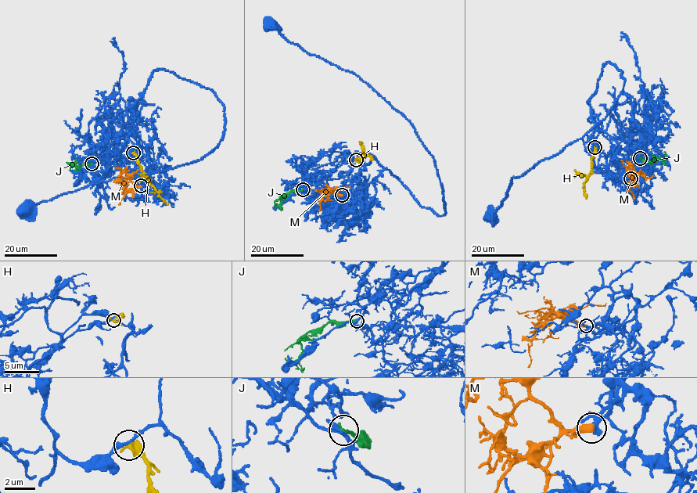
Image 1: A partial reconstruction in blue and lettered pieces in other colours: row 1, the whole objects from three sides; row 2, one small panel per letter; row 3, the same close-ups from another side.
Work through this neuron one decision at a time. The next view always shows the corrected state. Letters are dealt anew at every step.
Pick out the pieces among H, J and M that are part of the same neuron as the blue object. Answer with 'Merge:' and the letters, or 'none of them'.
Merge: M

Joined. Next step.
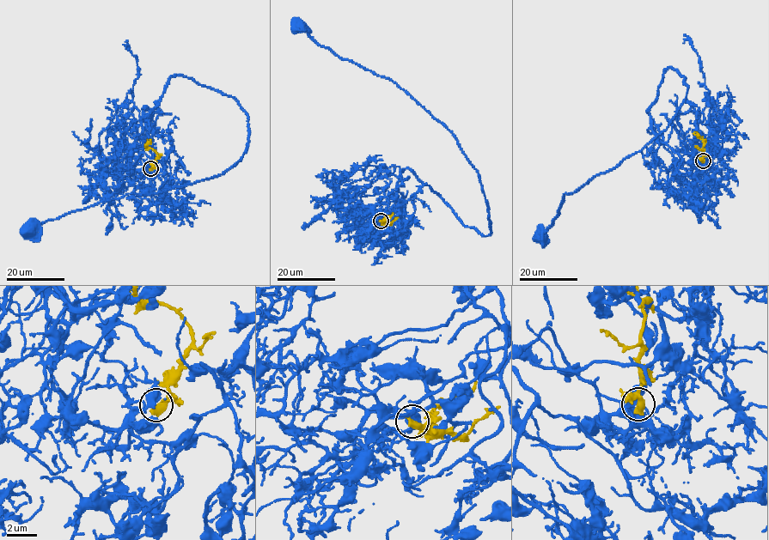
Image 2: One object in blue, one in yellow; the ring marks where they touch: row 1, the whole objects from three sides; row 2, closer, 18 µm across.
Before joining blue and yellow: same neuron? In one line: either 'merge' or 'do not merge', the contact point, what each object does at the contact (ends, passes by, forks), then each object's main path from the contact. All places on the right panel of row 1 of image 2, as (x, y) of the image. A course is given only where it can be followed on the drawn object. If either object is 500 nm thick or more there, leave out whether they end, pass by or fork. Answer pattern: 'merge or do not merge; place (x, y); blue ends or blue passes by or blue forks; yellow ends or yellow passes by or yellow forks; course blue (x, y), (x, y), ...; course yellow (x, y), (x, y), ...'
do not merge; place (703, 160); course blue (702, 160), (652, 130), (647, 112), (669, 68), (687, 87), (665, 130), (564, 194), (539, 235); course yellow (702, 160), (704, 141), (695, 134), (696, 131)

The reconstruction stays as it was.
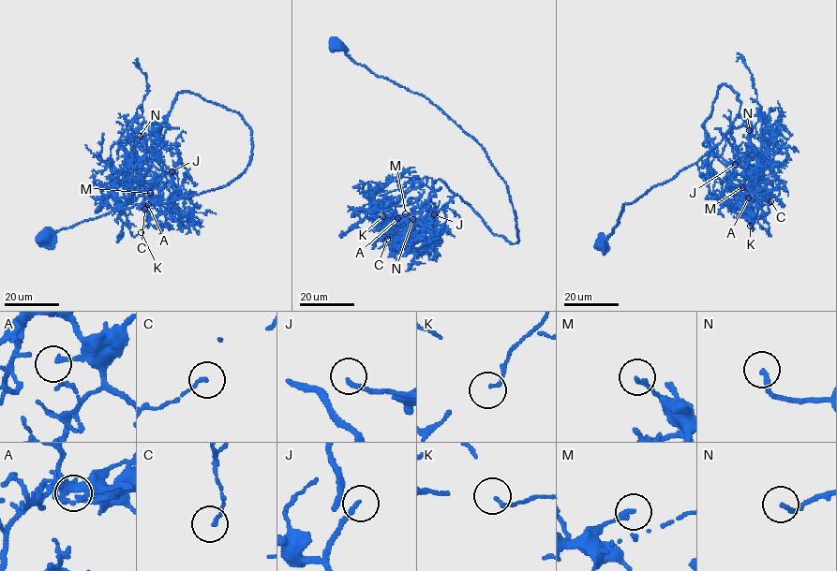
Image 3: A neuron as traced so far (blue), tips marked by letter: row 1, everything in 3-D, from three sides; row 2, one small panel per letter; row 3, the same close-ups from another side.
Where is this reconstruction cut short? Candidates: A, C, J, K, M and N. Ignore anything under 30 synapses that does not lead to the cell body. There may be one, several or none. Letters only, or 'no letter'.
J, N

